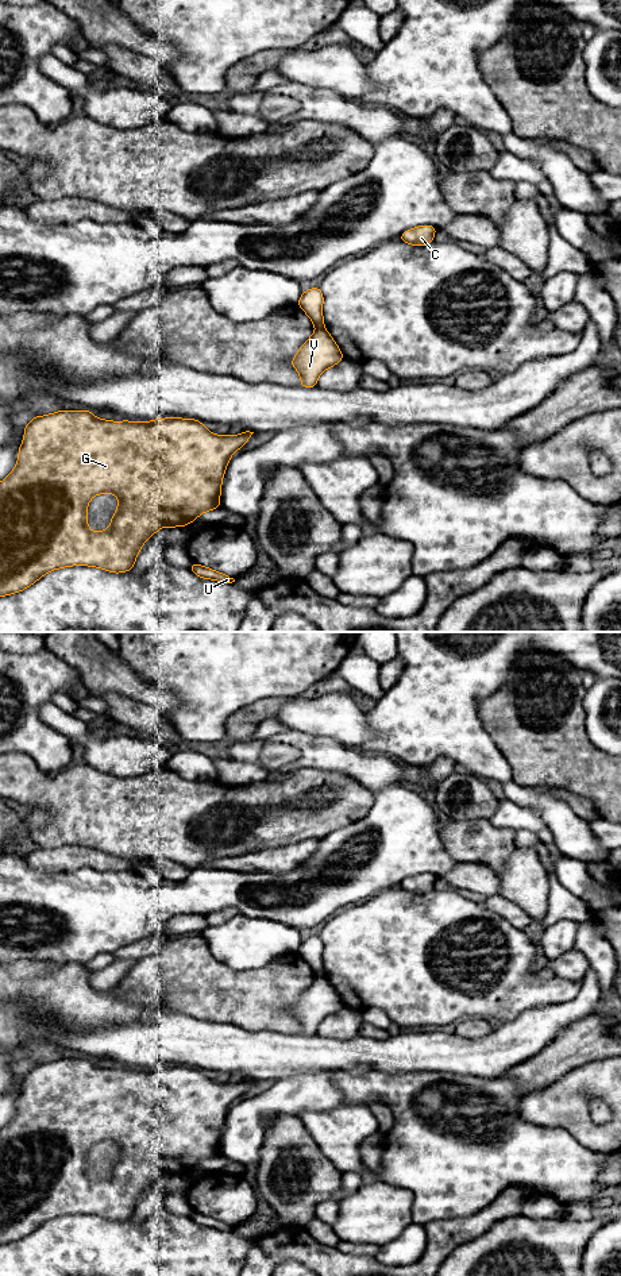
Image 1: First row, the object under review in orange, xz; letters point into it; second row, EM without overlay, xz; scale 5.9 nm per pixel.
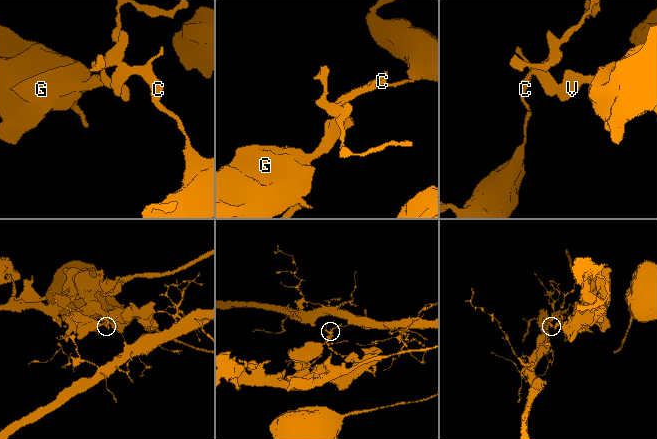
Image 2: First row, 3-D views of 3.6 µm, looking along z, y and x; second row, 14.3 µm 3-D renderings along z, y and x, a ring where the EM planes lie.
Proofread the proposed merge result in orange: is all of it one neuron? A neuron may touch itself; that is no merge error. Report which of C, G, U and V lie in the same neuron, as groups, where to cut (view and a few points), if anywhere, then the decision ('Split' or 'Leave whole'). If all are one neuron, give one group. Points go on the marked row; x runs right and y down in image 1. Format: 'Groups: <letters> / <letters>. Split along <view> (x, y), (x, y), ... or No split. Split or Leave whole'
Groups: C / G U V. Split along xz (323, 326), (316, 328). Split

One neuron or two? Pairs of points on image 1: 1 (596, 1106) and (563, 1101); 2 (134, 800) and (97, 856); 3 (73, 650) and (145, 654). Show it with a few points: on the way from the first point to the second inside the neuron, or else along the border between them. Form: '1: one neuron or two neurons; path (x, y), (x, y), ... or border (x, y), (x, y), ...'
1: two neurons; border (591, 1098), (590, 1117), (596, 1122), (606, 1122)
2: two neurons; border (70, 844), (91, 847), (132, 859)
3: two neurons; border (116, 651), (138, 677)

